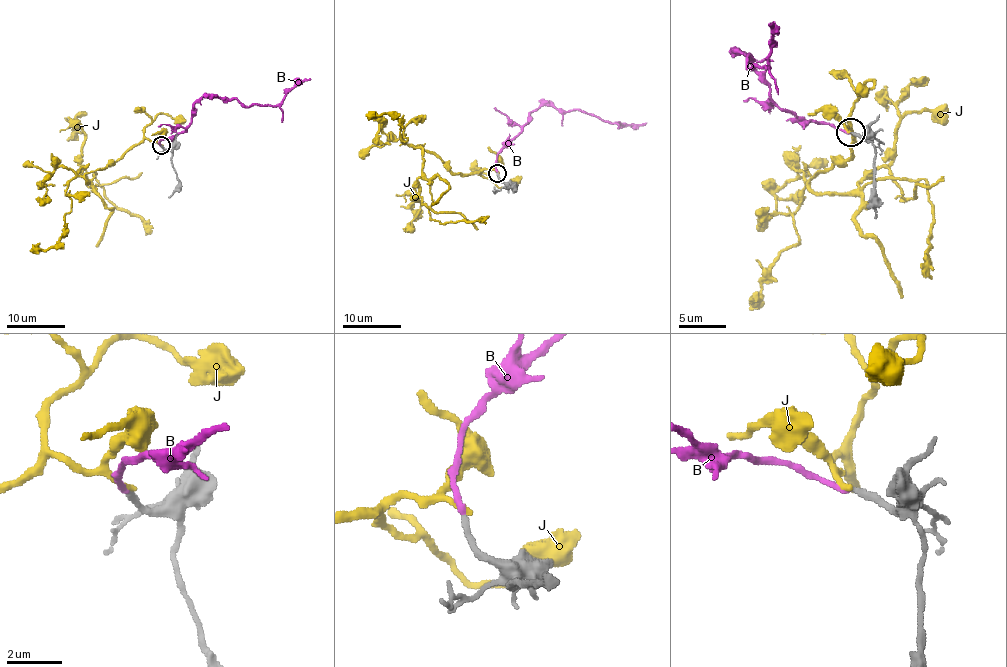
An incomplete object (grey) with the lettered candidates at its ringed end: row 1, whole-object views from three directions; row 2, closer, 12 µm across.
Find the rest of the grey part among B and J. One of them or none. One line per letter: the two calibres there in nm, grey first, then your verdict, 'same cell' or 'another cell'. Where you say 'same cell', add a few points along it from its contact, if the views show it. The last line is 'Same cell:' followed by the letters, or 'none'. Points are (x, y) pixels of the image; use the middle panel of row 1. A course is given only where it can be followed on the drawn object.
B: calibres 240 and 190 nm; same cell; course (497, 172), (497, 154), (528, 123), (529, 114), (541, 106), (586, 111), (613, 123), (647, 123)
J: calibres 240 and 200 nm; another cell
Same cell: B

